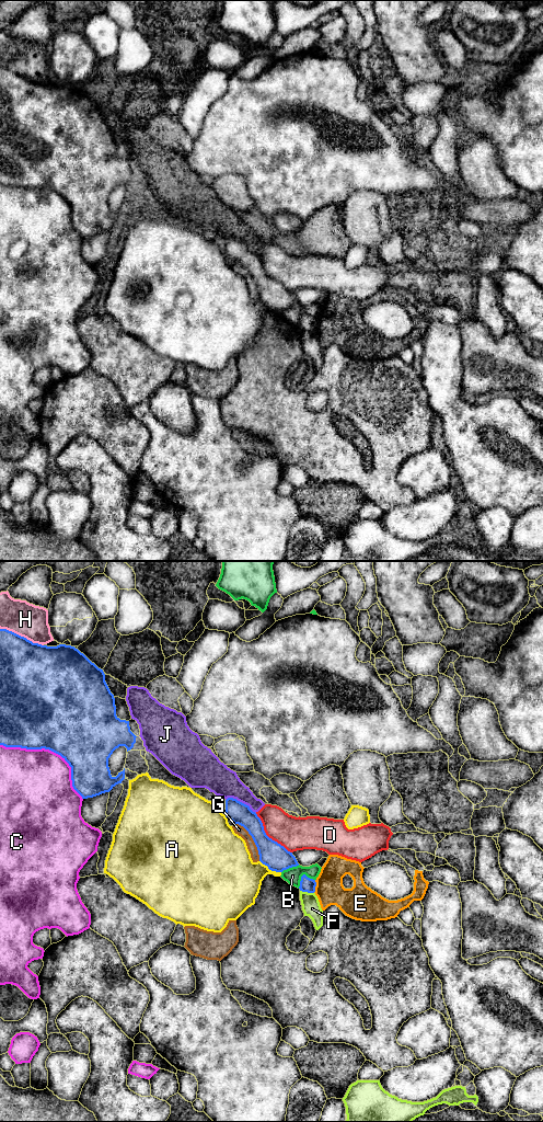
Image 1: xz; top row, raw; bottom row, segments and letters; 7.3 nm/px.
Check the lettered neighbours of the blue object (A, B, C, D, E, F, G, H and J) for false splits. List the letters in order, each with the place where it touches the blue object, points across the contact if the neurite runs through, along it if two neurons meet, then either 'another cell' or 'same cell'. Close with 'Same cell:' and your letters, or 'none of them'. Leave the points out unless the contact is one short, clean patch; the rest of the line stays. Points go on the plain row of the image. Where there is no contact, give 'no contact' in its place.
A: xz (270, 308) | another cell
B: xz (302, 315) | another cell
C: xz (52, 190) | another cell
D: xz (267, 275) | another cell
E: xz (315, 324) | along xz (315, 319), (315, 329), (313, 331) | another cell
F: xz (307, 330) | another cell
G: xz (253, 278) | another cell
H: xz (22, 76) | another cell
J: xz (241, 241) | another cell
Same cell: none of them

